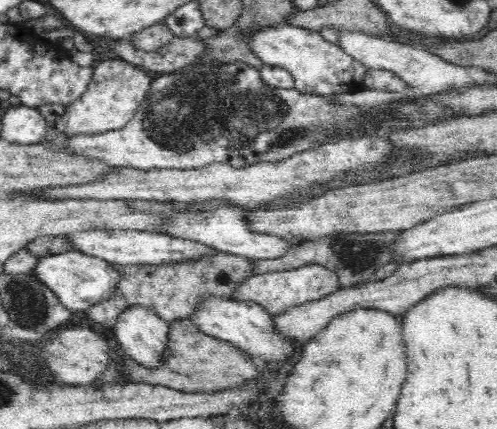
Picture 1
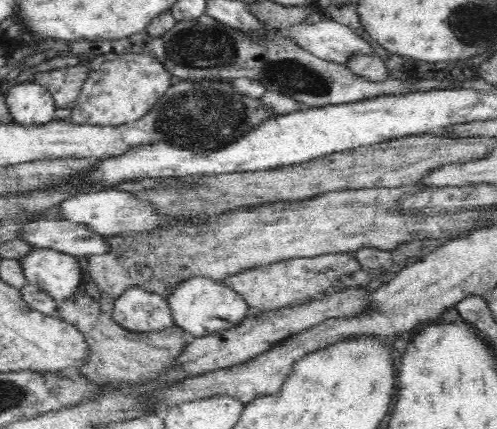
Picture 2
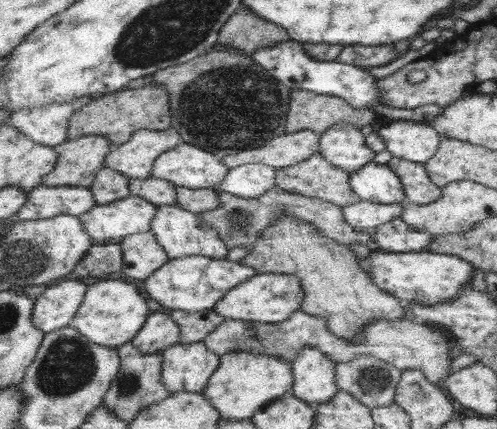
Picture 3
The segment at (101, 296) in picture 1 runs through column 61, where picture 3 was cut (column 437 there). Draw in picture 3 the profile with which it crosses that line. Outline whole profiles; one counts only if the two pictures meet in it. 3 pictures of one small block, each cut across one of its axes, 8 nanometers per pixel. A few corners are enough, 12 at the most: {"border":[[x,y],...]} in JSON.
{"border":[[371,248],[355,264],[399,304],[457,296],[471,266],[433,252]]}

